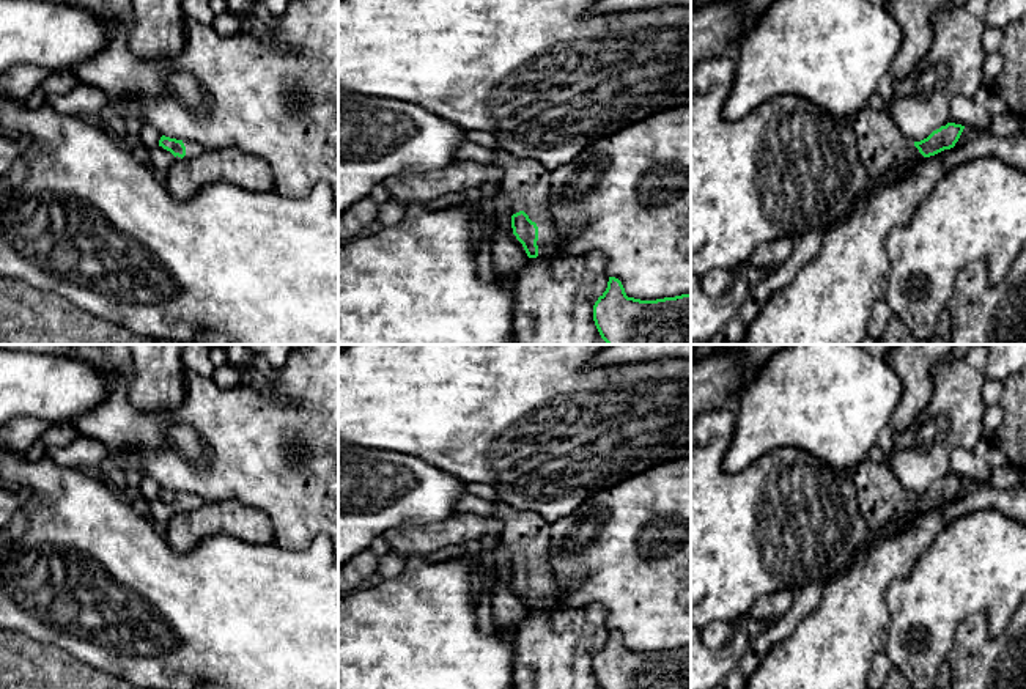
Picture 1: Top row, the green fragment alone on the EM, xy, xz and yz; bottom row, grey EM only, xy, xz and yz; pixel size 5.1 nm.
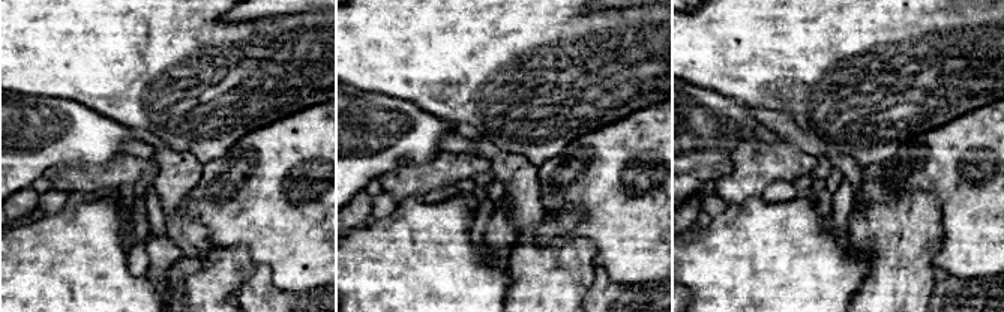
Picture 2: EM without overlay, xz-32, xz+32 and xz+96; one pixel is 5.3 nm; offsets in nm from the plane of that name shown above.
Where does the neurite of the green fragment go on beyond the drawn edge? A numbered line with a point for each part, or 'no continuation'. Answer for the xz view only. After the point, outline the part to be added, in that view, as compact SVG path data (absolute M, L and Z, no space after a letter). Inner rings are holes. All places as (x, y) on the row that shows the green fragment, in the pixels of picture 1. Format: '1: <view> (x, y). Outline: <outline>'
1: xz (526, 181). Outline: M494 149L494 164L504 170L499 190L510 198L511 216L524 211L538 227L538 256L557 255L557 233L548 212L551 171L537 159L519 159L505 149Z

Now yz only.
1: yz (880, 142). Outline: M867 105L848 123L858 140L861 162L872 179L894 162L924 159L914 140L900 132L888 110L875 110Z

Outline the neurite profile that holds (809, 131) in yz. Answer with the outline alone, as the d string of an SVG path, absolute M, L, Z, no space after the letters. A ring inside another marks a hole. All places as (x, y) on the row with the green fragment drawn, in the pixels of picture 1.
M736 57L700 61L691 71L691 274L700 280L713 269L733 271L749 261L763 242L798 239L832 227L853 208L872 178L858 154L858 140L847 120L834 116L804 98L779 94L738 121L722 116L735 80Z

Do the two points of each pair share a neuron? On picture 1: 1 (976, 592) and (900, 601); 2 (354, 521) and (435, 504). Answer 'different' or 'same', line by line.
1: same
2: same

